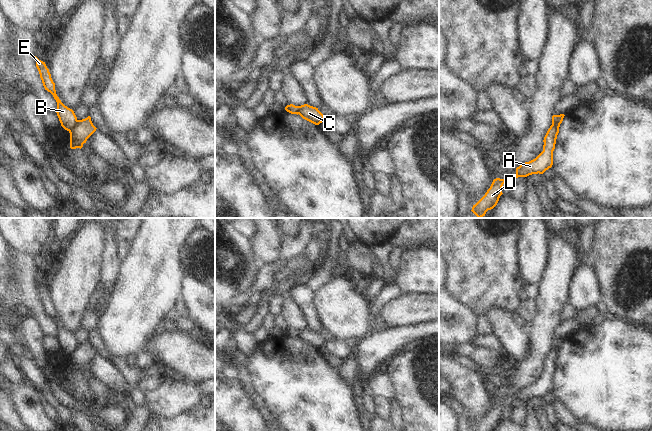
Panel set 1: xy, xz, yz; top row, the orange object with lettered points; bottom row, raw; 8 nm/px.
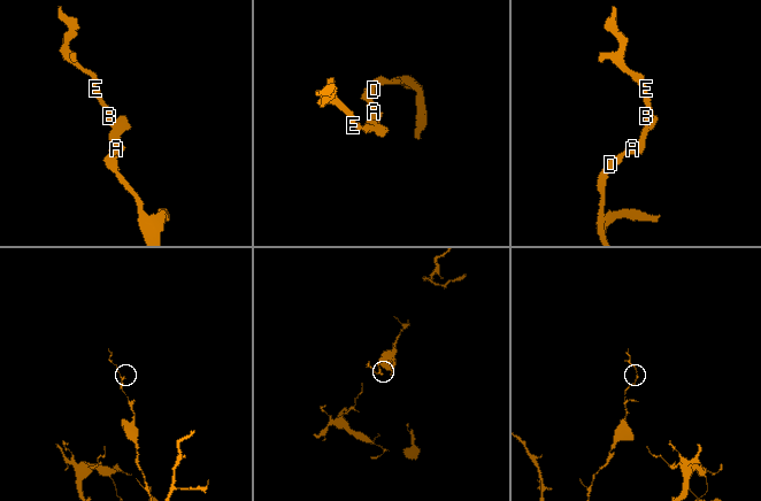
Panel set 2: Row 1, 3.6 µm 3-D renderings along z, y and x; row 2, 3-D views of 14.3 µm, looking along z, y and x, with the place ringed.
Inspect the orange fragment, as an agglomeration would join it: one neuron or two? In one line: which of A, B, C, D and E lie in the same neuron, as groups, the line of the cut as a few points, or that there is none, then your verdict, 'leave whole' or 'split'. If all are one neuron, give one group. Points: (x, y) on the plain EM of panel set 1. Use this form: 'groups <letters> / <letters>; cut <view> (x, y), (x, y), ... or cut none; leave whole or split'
groups A C D / B E; cut xy (77, 344), (69, 355); split

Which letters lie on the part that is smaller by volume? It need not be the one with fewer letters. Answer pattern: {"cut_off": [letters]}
{"cut_off": ["B", "E"]}

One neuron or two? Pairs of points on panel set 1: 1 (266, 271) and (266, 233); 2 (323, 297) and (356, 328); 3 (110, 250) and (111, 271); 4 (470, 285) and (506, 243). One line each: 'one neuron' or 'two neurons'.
1: two neurons
2: one neuron
3: one neuron
4: one neuron

